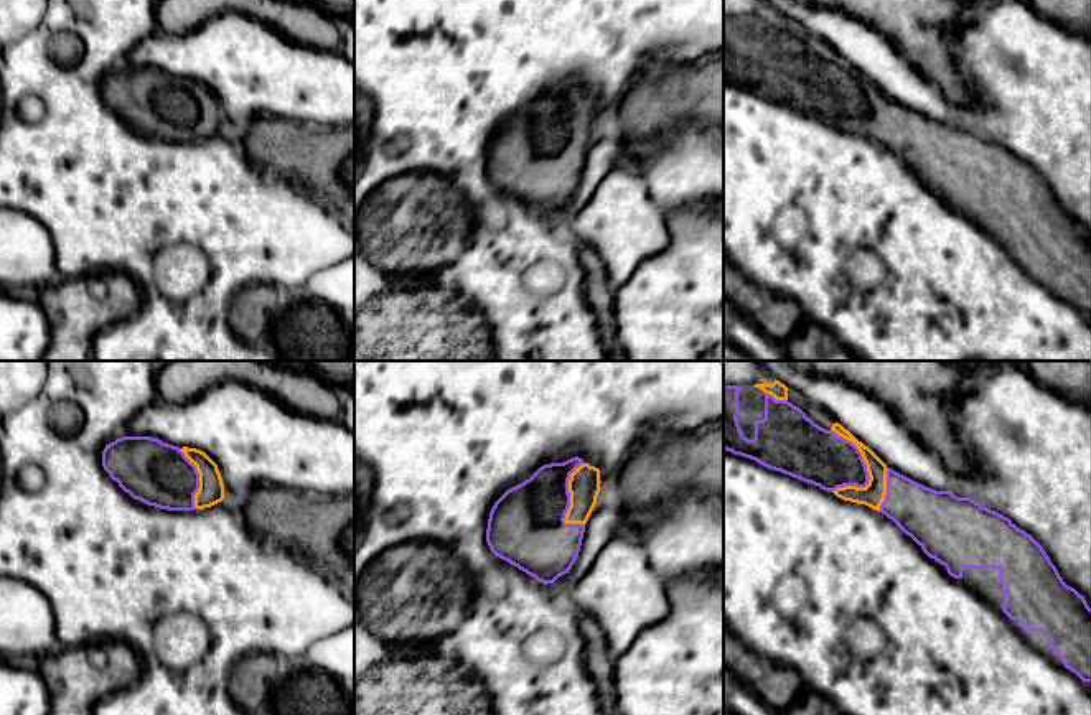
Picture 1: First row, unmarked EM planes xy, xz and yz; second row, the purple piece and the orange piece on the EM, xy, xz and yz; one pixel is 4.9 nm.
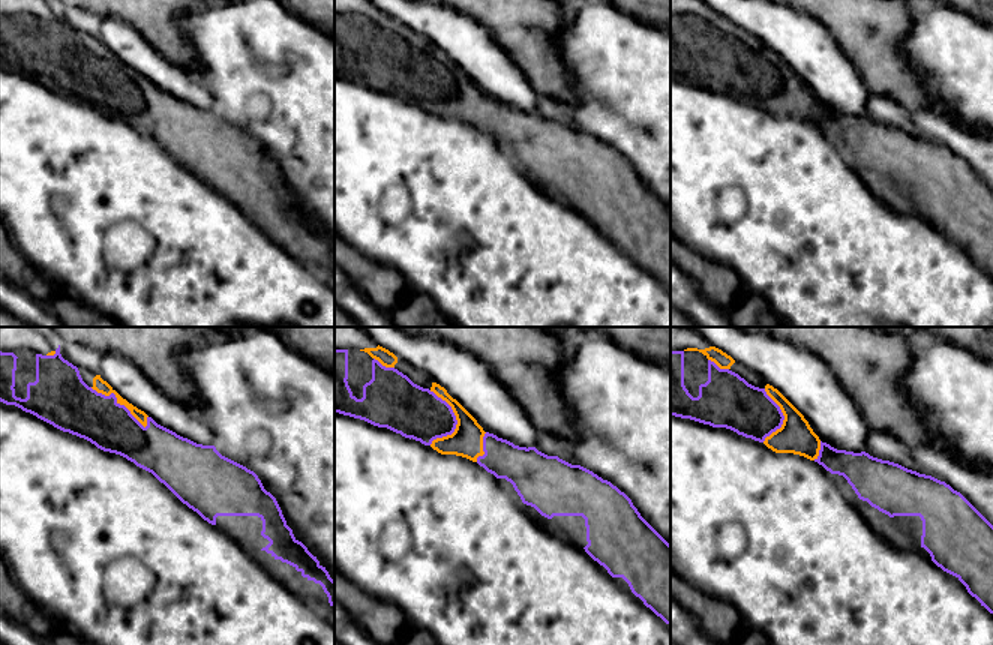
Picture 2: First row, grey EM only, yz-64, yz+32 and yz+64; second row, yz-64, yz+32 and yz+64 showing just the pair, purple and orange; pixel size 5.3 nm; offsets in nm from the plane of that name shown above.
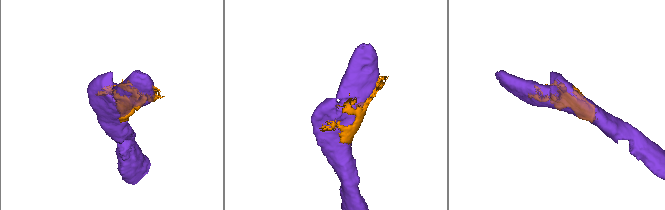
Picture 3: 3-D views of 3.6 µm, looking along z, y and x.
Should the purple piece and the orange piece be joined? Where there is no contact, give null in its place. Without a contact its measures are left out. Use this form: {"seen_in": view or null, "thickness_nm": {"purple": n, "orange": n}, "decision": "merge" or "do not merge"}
{"seen_in": "yz", "thickness_nm": {"purple": 280, "orange": 110}, "decision": "merge"}

